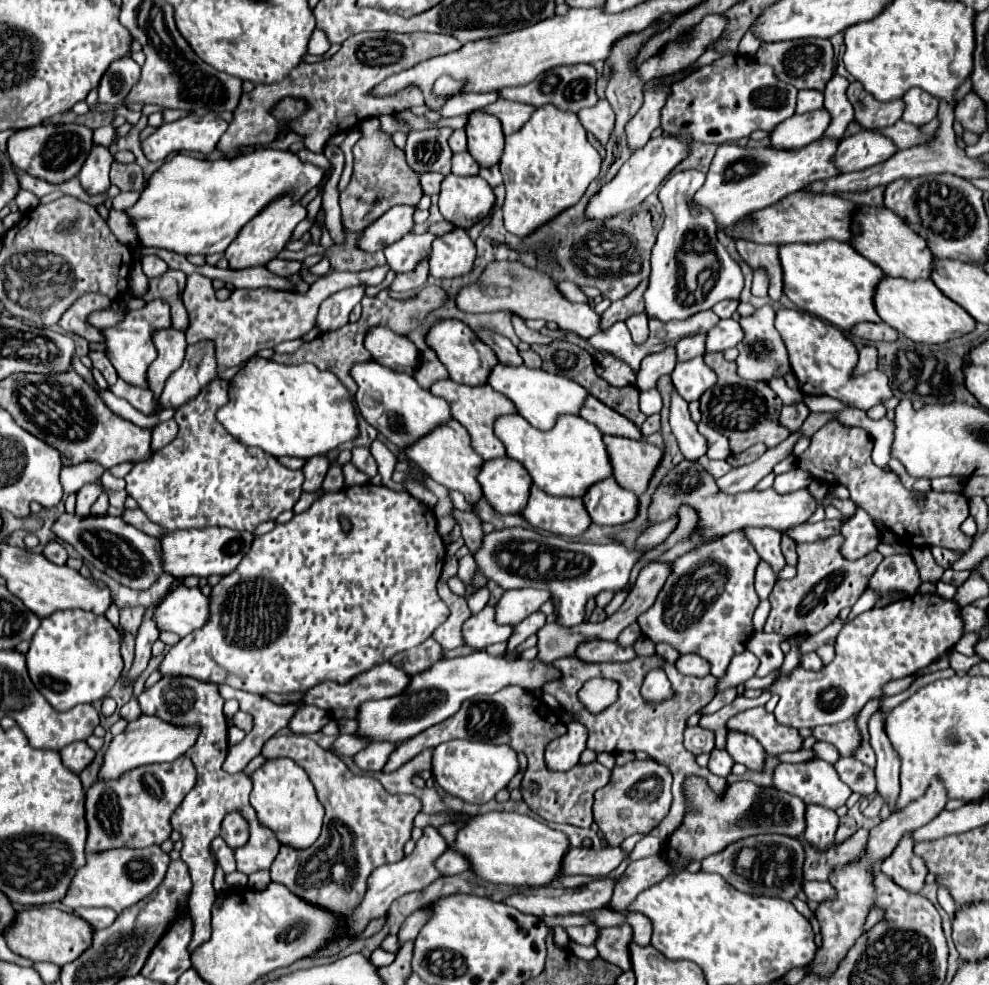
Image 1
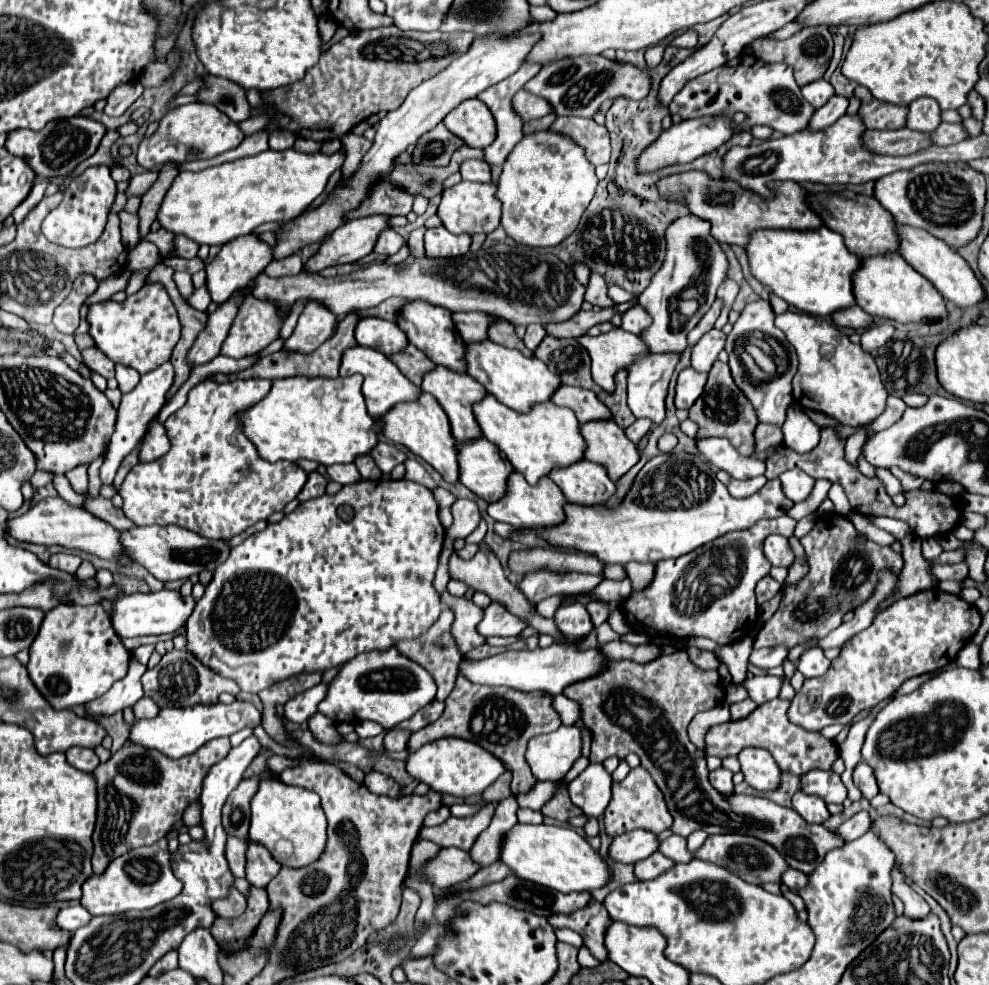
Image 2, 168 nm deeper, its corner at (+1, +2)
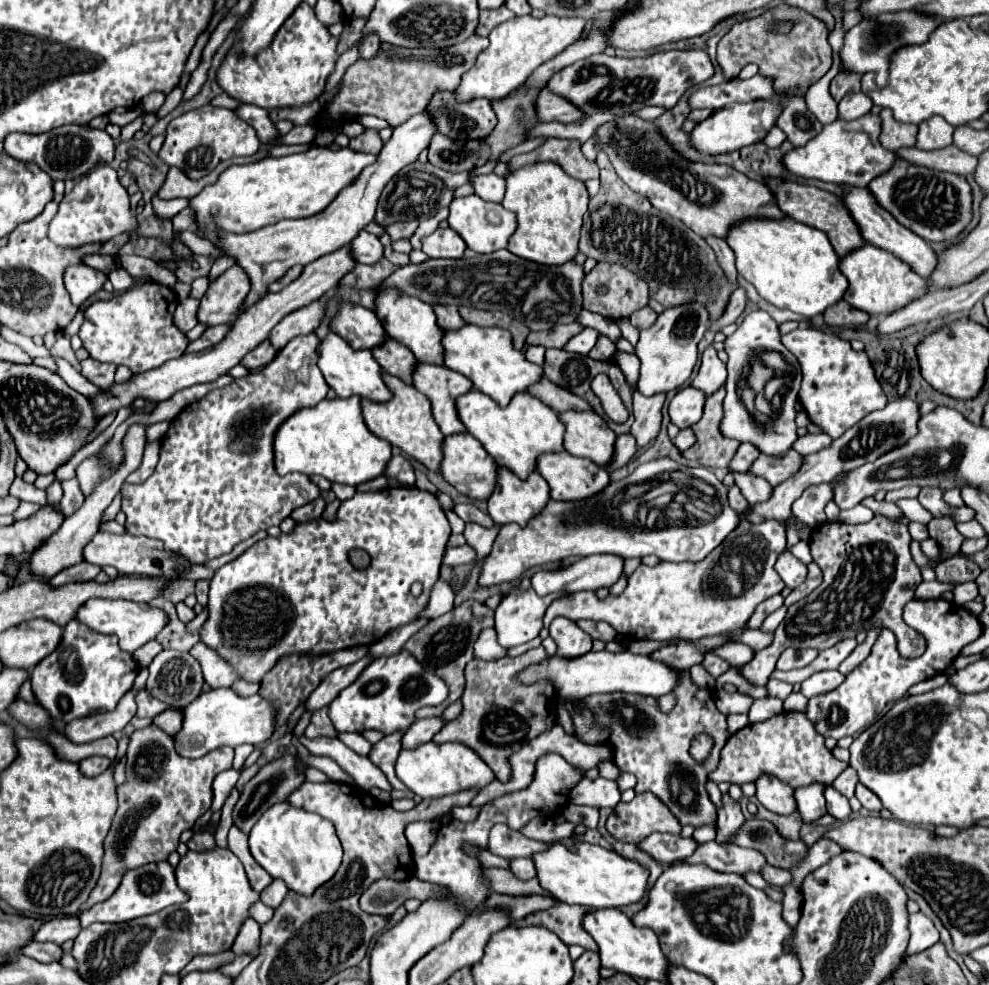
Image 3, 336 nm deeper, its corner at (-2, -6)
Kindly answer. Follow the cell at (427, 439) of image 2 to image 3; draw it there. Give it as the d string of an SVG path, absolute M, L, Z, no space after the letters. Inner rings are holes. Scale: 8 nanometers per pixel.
M384 372L384 382L392 390L392 400L372 402L368 398L362 398L362 416L366 420L366 426L370 428L372 434L388 440L392 446L398 446L408 456L422 462L426 468L438 470L442 460L444 436L438 424L434 422L428 398L422 392L418 392L414 386L404 384L402 380L396 380L396 376L388 376L388 372Z

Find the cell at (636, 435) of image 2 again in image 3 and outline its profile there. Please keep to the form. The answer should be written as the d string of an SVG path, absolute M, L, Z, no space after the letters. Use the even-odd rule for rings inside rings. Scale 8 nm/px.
M630 434L618 436L618 438L616 438L616 452L612 454L612 460L610 460L610 464L608 464L608 472L612 474L614 470L626 466L626 464L632 460L632 456L636 454L636 450L638 450L638 448L636 448L636 440L634 440Z

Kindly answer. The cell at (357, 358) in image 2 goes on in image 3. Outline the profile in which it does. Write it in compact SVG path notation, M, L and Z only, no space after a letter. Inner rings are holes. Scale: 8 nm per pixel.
M332 332L320 340L318 368L322 370L328 386L340 398L350 398L354 394L362 396L362 398L370 398L370 400L380 400L380 402L386 402L392 398L392 392L386 388L386 384L382 380L380 364L372 358L372 352L370 350L354 350L348 342L344 342L340 336L336 336Z

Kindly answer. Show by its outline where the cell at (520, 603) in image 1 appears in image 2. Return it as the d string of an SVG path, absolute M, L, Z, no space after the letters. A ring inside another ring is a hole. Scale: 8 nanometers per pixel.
M539 570L531 576L525 576L519 584L521 592L531 604L539 604L541 600L557 594L577 594L577 592L587 592L595 588L603 576L593 576L593 574L553 574Z

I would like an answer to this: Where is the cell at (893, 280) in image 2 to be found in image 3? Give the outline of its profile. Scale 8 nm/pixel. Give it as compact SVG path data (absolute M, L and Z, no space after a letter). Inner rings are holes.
M866 244L852 254L840 258L840 270L848 278L848 290L844 292L844 300L858 310L864 310L872 316L890 314L894 310L904 308L916 298L922 298L928 292L926 278L912 272L908 264L896 258L892 252L880 250L872 244Z

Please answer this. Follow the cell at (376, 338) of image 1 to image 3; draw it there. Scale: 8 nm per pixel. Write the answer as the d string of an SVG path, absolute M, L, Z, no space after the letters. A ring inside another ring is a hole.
M340 304L338 314L332 318L330 328L334 334L344 338L352 348L376 348L386 340L386 332L376 314L358 304Z

